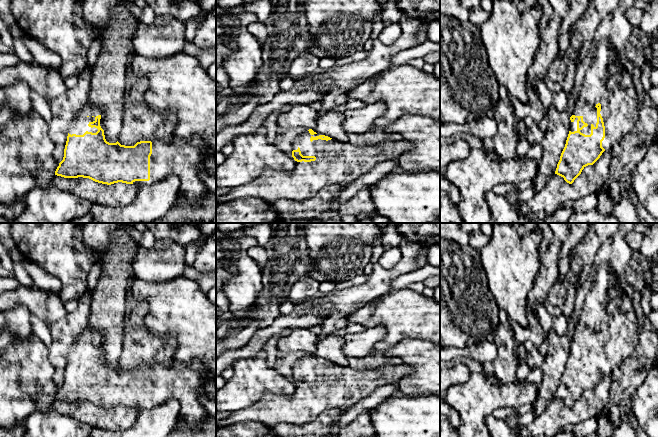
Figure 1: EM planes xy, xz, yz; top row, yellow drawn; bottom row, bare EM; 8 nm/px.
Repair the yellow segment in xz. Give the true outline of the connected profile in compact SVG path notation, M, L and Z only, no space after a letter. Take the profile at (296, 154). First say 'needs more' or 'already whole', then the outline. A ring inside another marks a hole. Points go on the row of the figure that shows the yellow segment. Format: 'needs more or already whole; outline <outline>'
needs more; outline M309 129L293 141L292 157L295 160L295 167L292 170L264 169L248 184L235 187L217 198L216 205L250 197L260 198L272 205L281 199L305 201L328 185L337 184L344 187L370 171L378 163L400 158L411 147L411 143L404 139L358 146L350 142L339 142Z

